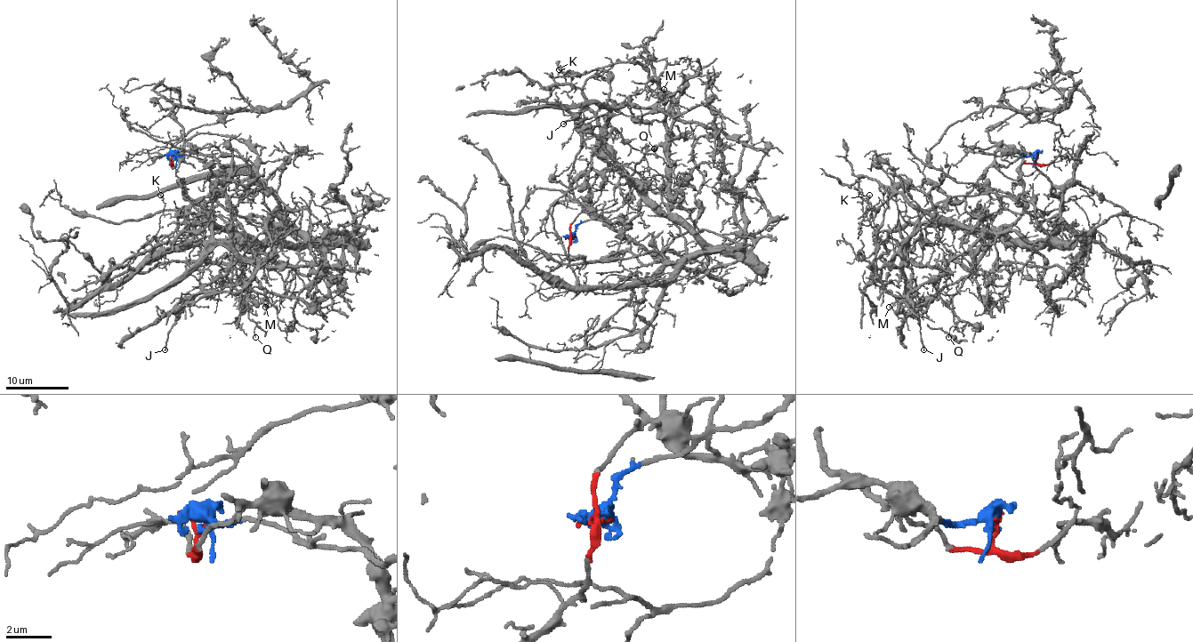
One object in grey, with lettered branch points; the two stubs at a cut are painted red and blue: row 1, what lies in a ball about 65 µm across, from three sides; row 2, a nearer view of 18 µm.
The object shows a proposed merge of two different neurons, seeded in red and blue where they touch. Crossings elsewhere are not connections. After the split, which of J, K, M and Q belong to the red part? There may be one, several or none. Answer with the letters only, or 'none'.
K, Q

